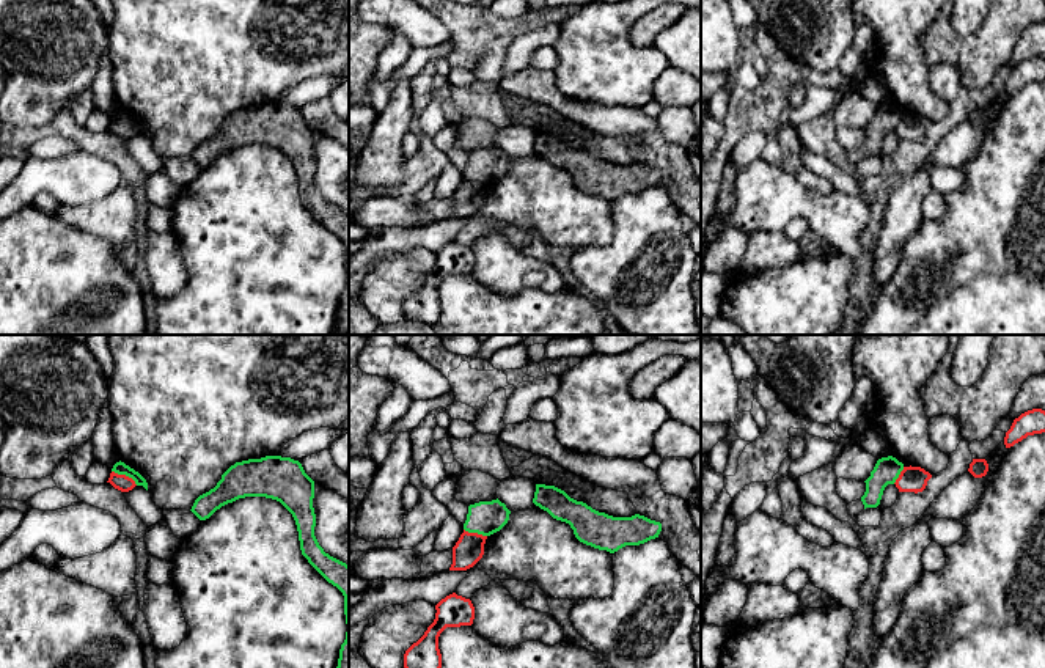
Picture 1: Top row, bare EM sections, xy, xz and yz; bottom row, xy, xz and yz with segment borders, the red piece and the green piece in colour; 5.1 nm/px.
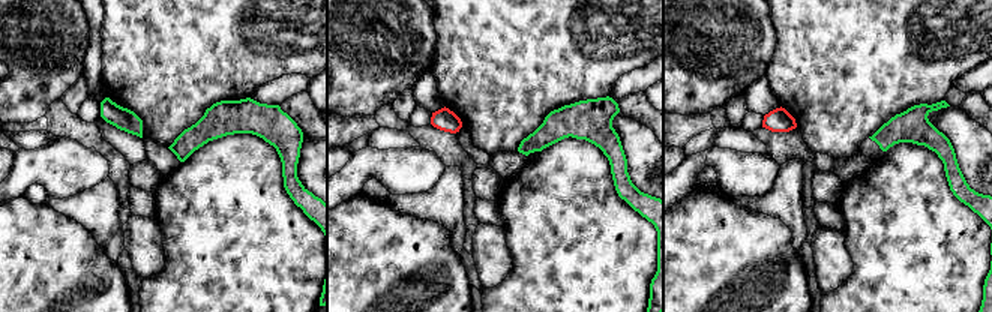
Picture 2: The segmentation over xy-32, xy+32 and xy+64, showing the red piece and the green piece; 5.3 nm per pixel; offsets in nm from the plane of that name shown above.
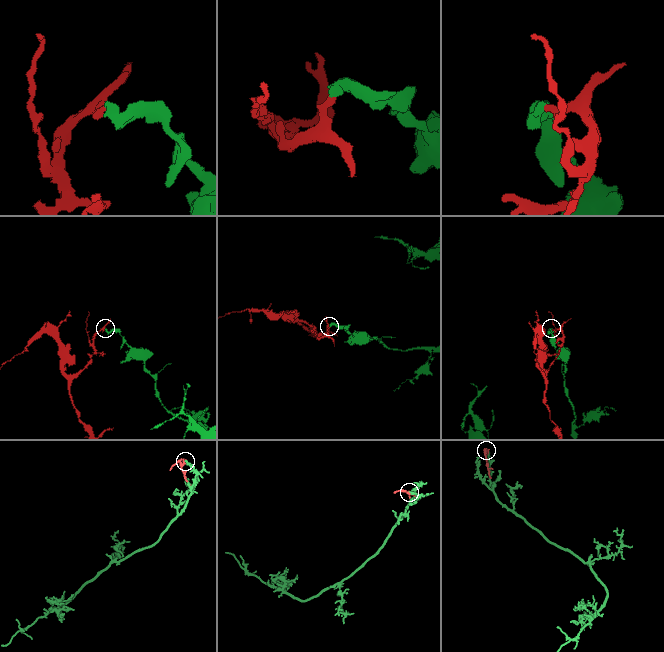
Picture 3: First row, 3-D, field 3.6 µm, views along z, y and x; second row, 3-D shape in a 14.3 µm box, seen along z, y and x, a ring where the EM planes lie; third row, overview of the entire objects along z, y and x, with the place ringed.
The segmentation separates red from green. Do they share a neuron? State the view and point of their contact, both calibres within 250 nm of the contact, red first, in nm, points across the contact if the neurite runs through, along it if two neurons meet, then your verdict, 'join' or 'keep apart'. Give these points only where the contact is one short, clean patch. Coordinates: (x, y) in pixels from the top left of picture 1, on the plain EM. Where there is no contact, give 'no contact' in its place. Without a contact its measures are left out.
contact xy (124, 123); calibres 90 and 70 nm; border xy (112, 118), (128, 123), (137, 132); keep apart

